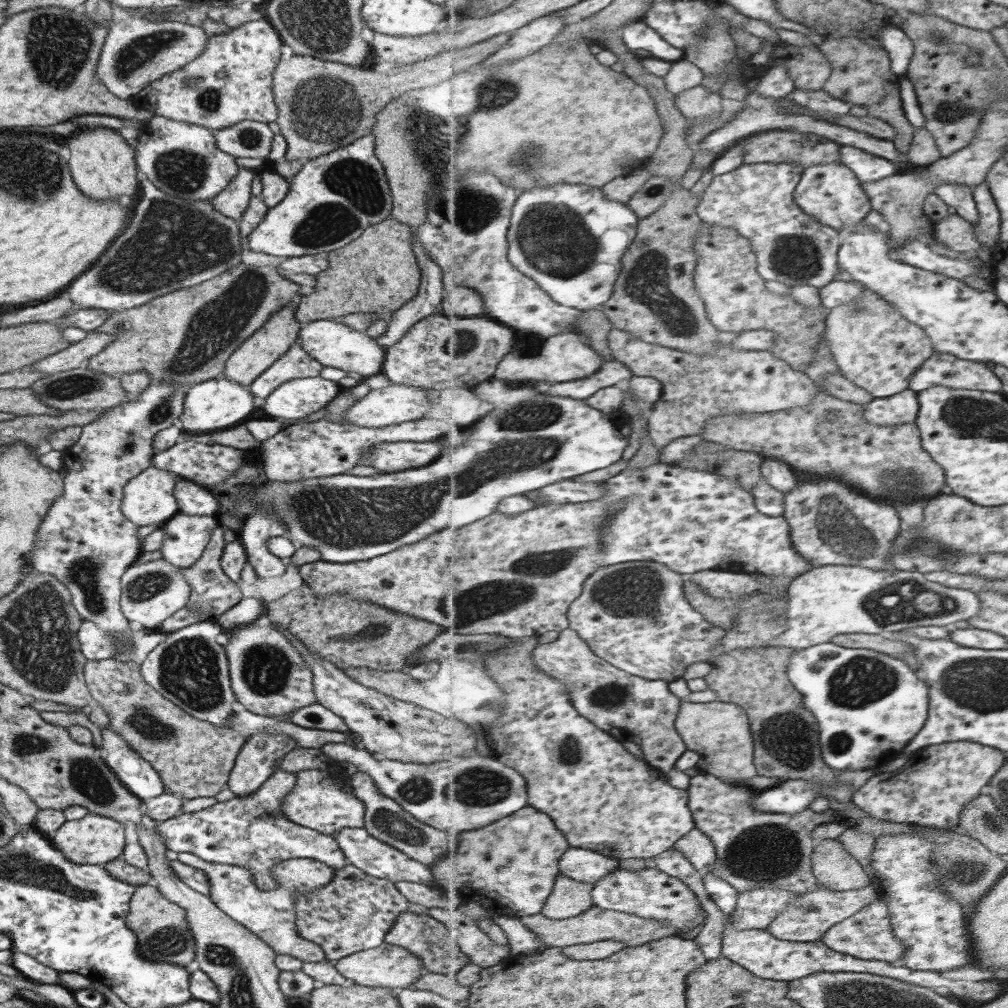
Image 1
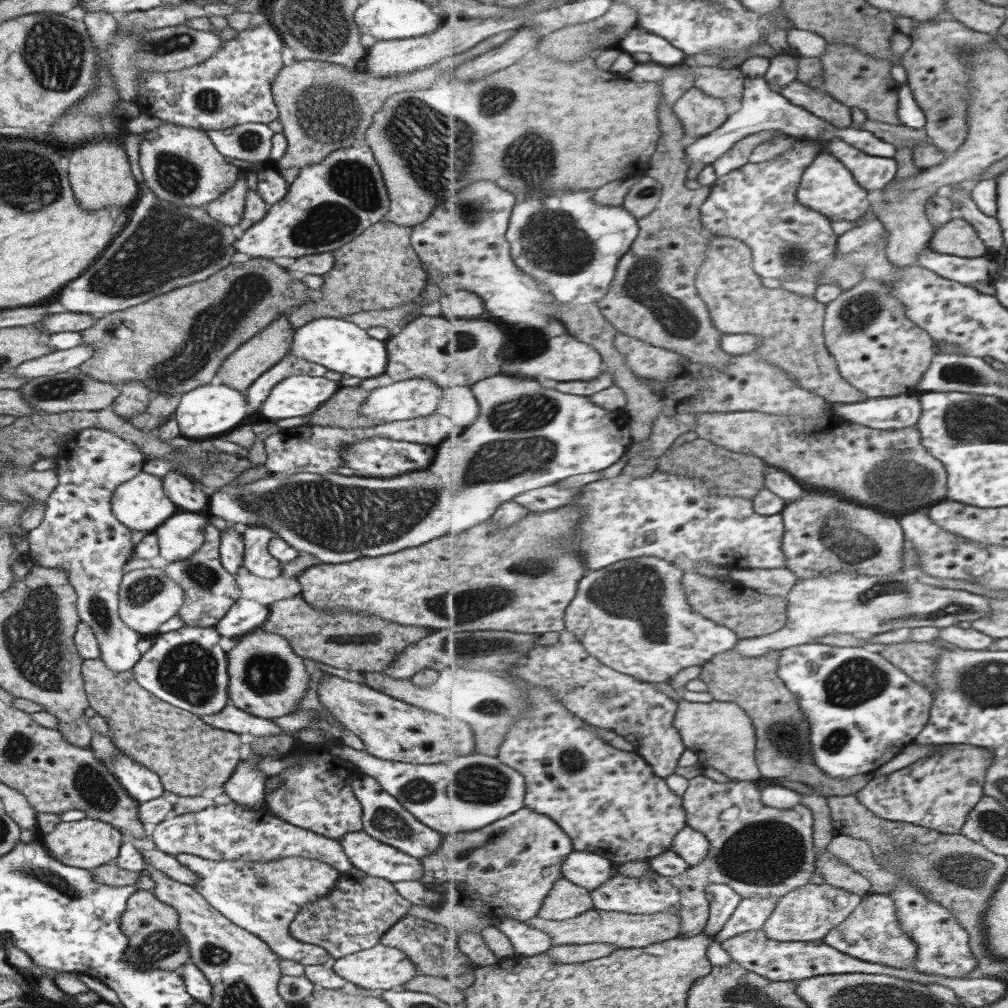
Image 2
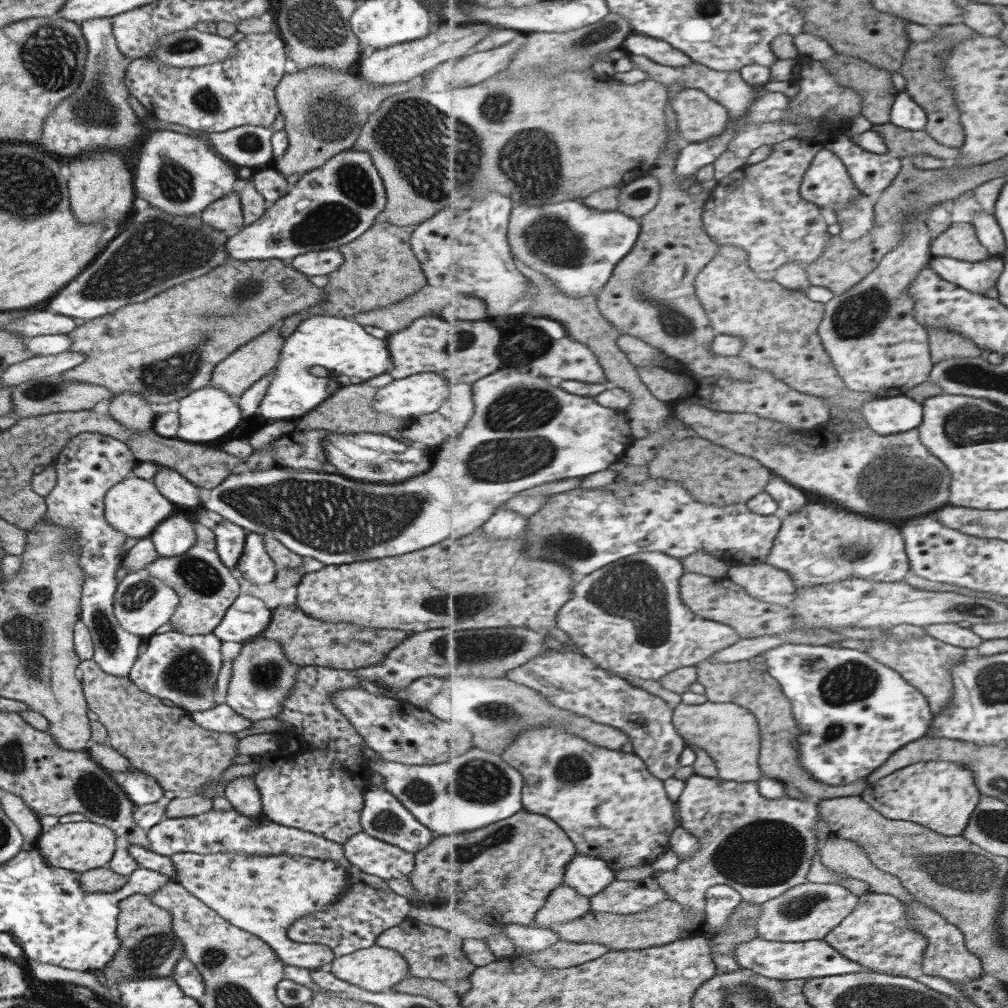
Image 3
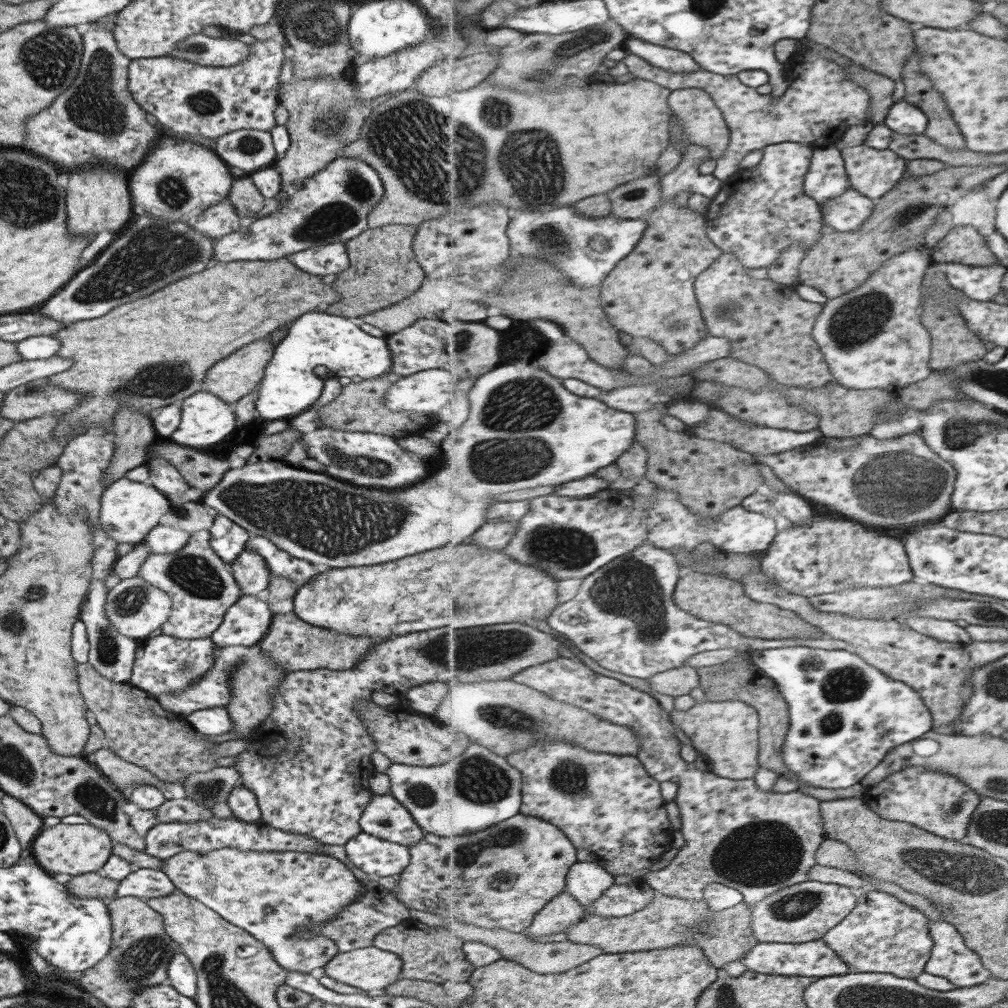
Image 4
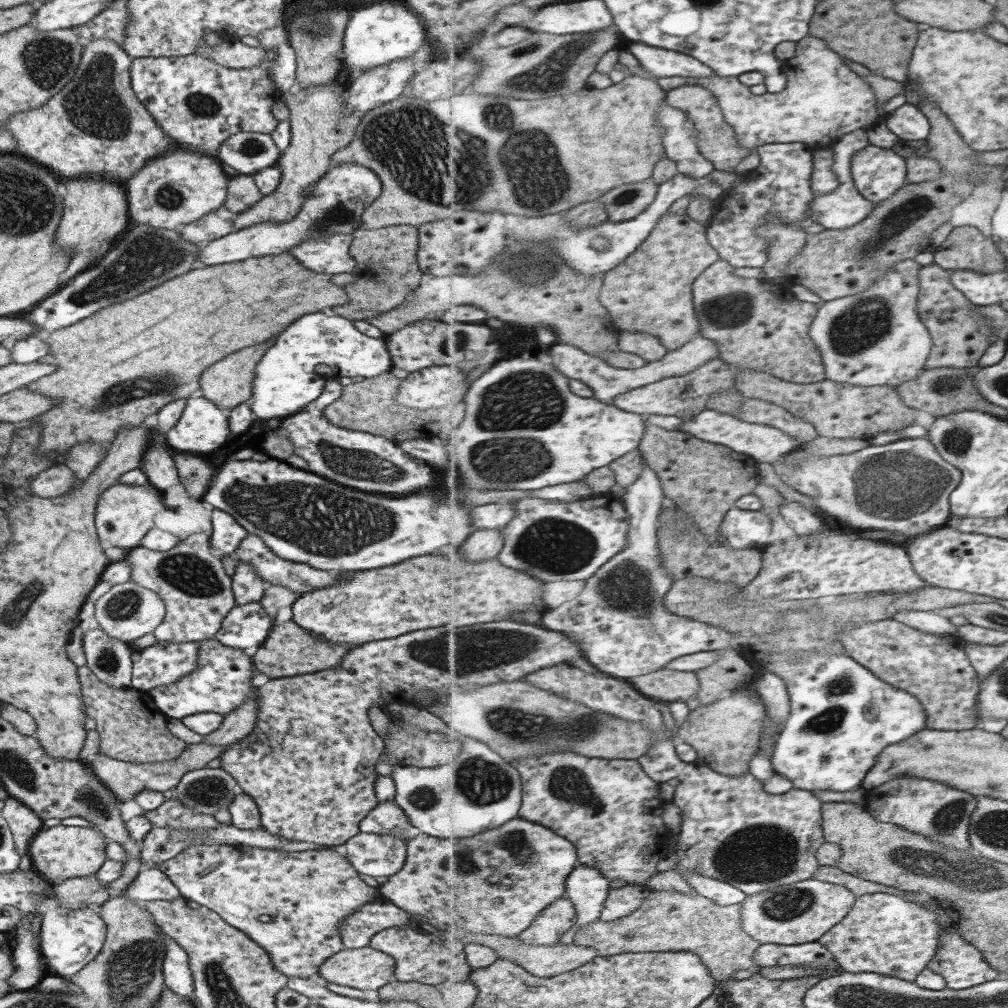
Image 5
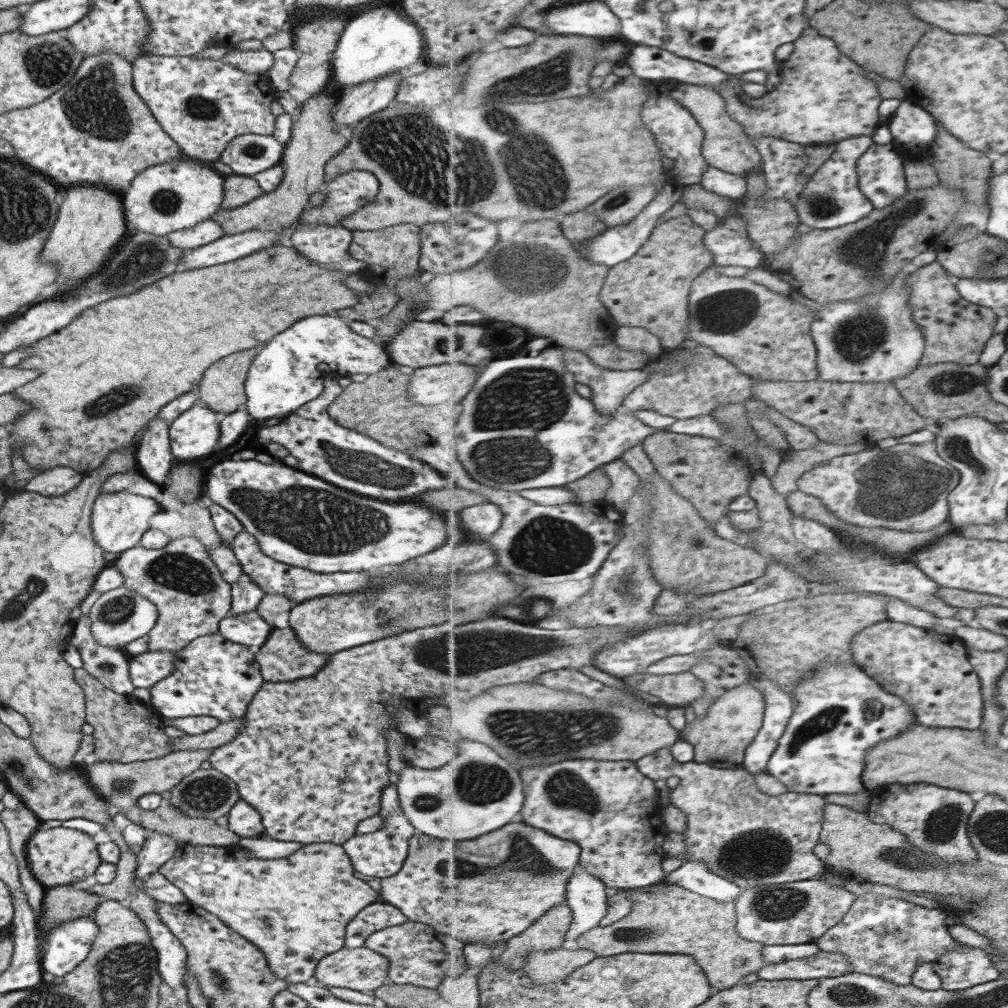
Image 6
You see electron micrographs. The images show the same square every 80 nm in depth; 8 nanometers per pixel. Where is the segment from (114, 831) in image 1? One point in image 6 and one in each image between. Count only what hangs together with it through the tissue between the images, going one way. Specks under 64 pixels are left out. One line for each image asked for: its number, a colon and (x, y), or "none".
2: (87, 843)
3: (78, 846)
4: (73, 849)
5: (61, 852)
6: (59, 856)

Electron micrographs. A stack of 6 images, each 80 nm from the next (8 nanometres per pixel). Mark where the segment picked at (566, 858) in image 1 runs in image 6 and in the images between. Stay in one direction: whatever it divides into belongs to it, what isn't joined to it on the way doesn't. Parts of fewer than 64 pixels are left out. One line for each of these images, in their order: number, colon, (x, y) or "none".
2: (585, 868)
3: (589, 875)
4: (587, 881)
5: (588, 888)
6: (586, 894)

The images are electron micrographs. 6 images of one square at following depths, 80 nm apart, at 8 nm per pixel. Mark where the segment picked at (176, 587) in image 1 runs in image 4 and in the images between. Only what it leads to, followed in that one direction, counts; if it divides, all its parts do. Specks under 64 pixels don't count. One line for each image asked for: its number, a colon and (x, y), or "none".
2: (147, 597)
3: (141, 603)
4: (135, 608)

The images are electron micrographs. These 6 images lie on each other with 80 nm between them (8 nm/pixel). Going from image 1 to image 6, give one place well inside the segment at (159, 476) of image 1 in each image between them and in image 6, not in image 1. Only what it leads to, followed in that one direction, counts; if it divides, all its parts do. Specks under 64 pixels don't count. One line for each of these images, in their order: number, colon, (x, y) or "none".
2: (139, 503)
3: (134, 507)
4: (128, 510)
5: (123, 514)
6: (118, 519)

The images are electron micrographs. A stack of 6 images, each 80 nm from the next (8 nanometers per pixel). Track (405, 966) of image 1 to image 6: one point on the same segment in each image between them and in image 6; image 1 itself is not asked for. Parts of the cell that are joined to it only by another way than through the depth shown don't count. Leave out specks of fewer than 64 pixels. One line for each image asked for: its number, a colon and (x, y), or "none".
2: (379, 968)
3: (374, 969)
4: (369, 968)
5: (365, 968)
6: (360, 969)

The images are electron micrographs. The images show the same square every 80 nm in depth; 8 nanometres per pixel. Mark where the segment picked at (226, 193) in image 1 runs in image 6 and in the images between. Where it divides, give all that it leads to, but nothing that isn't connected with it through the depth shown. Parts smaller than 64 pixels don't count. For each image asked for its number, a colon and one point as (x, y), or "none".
2: (227, 208)
3: (224, 214)
4: (221, 218)
5: (207, 228)
6: (207, 230)

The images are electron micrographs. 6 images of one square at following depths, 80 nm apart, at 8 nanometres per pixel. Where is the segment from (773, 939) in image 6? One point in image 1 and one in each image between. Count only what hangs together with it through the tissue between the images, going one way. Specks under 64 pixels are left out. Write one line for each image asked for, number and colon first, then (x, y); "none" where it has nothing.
1: (808, 918)
2: (807, 914)
3: (808, 912)
4: (806, 912)
5: (803, 912)

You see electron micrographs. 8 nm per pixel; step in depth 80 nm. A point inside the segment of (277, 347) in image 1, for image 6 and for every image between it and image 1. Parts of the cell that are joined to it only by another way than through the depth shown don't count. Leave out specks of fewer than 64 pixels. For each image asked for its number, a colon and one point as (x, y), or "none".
2: (251, 359)
3: (251, 361)
4: (235, 376)
5: (227, 383)
6: (221, 387)

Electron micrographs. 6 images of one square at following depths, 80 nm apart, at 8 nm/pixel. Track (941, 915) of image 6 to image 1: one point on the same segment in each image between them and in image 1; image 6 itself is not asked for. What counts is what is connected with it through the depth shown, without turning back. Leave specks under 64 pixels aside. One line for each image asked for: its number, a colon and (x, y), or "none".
1: (869, 934)
2: (872, 933)
3: (878, 934)
4: (882, 935)
5: (884, 934)

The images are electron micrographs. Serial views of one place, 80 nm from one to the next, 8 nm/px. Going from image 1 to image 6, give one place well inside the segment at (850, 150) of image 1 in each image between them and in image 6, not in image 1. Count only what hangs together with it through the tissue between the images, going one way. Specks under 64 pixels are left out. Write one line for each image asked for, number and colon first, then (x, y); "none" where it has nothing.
2: (873, 172)
3: (872, 172)
4: (873, 172)
5: (879, 173)
6: (882, 175)

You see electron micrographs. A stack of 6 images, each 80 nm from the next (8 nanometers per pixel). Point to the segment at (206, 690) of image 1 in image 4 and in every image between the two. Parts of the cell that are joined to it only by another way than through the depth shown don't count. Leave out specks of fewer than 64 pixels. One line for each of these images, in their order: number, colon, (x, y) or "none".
2: (185, 667)
3: (180, 669)
4: (167, 665)

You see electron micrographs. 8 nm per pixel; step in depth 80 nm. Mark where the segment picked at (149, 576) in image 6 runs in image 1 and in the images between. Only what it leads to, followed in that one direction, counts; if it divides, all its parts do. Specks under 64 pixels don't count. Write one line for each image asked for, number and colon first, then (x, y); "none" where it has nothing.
1: (211, 591)
2: (209, 590)
3: (205, 588)
4: (201, 590)
5: (190, 580)

